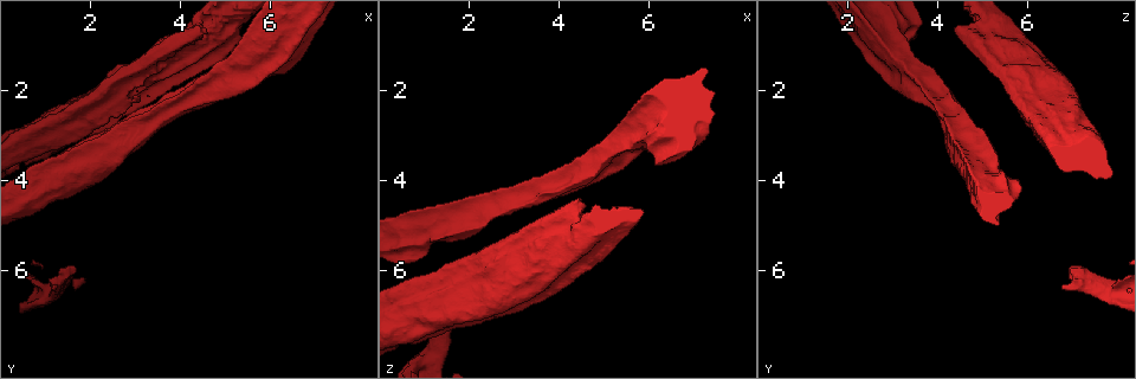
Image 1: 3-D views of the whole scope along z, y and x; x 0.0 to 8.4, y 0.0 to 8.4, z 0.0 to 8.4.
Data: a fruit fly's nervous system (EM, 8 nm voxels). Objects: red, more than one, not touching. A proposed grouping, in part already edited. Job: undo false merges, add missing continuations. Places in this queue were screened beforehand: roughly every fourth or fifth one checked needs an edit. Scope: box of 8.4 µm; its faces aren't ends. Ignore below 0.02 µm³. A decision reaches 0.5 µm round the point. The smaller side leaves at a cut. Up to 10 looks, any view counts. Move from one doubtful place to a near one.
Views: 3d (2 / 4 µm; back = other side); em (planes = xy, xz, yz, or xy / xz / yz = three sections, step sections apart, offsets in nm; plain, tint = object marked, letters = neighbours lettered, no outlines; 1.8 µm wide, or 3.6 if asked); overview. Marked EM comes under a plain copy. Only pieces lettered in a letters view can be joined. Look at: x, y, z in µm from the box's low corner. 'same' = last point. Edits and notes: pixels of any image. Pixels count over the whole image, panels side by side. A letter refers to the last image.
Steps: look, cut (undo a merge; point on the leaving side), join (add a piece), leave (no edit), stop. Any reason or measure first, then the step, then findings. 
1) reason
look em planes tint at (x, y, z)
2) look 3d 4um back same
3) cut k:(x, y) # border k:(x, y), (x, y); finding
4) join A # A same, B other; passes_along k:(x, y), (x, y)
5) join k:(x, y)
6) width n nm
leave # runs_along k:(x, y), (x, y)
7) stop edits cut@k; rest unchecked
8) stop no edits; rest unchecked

look em 3.6um planes tint at (0.70, 4.15, 5.25)

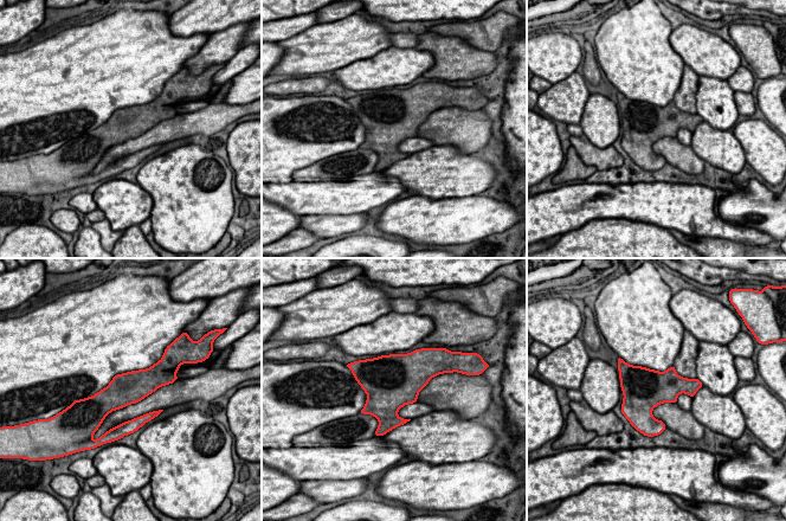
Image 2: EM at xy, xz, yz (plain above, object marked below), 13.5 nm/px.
see the neighbours
look em 3.6um planes letters same

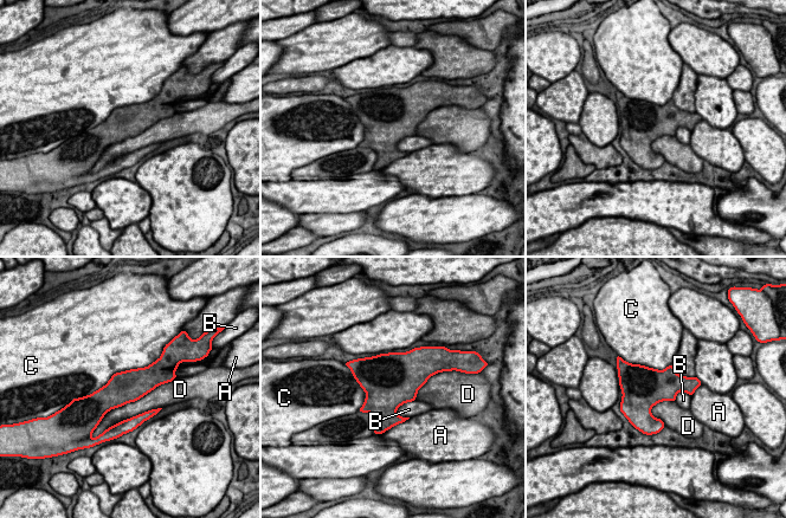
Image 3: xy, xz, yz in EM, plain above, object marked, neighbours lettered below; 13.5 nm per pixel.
leave # A other, B other, C other, D other; border 3:(168, 381), (111, 408), (101, 420); all the same neuron

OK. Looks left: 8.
look em xz step 16 tint at (1.20, 6.35, 6.75)

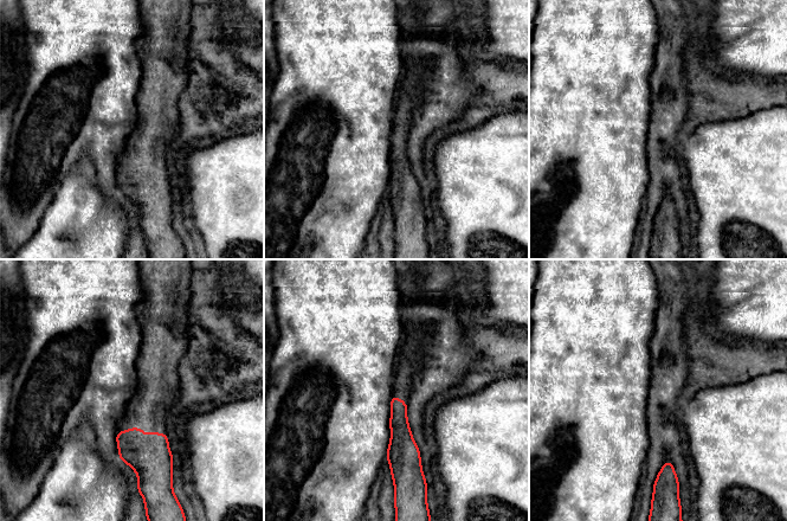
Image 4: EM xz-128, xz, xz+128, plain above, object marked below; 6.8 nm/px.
look em planes letters same

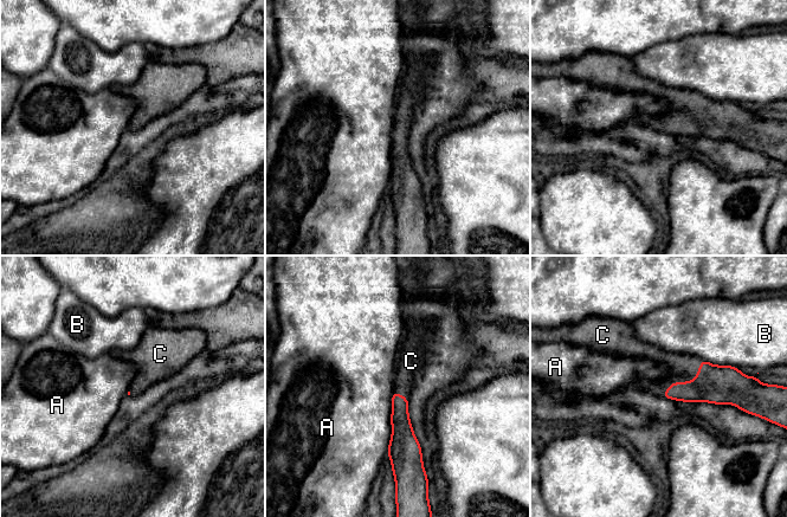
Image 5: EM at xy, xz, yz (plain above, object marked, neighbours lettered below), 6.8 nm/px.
join C # A other, B other, C same; passes_along 5:(717, 385), (685, 382), (682, 367); it goes on there

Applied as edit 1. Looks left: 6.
touches itself
look 3d 4um at (2.45, 2.85, 4.60)

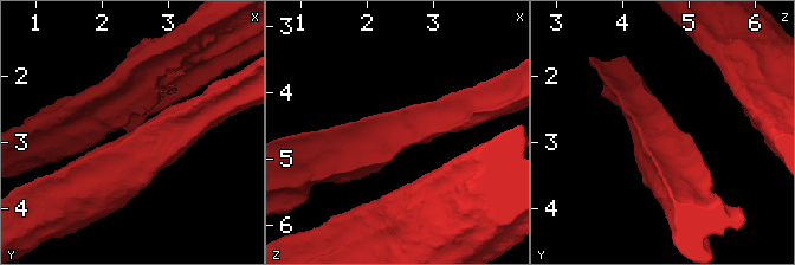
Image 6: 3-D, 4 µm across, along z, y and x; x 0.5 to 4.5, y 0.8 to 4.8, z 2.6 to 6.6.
need the tissue
look em planes tint at (2.45, 2.85, 4.60)

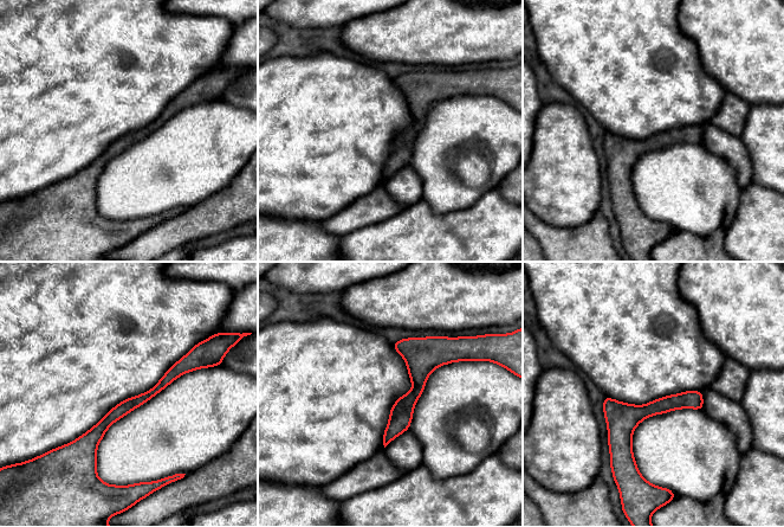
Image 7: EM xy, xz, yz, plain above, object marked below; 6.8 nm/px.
see the neighbours
look em planes letters same

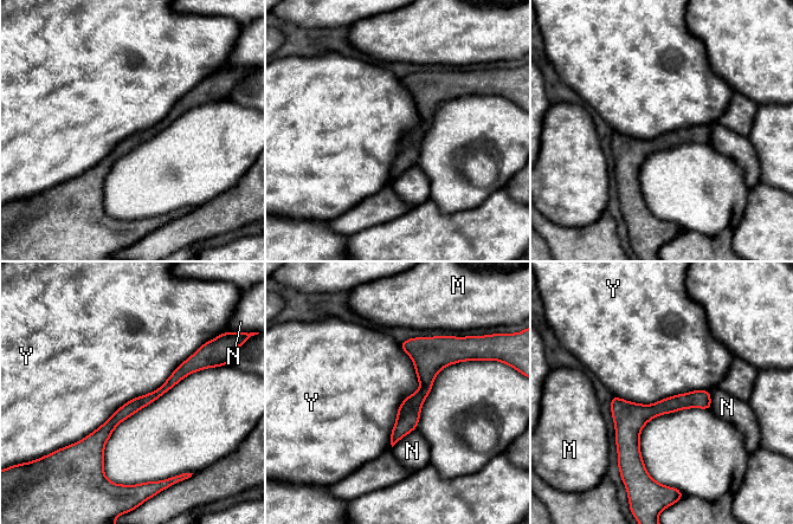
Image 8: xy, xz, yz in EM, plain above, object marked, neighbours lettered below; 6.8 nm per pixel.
width 90 nm
leave # M other, N other, Y other; runs_along 8:(194, 360), (92, 442), (82, 442); all the same neuron

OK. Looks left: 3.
abrupt turn
look em 3.6um planes letters at (5.95, 0.90, 2.80)

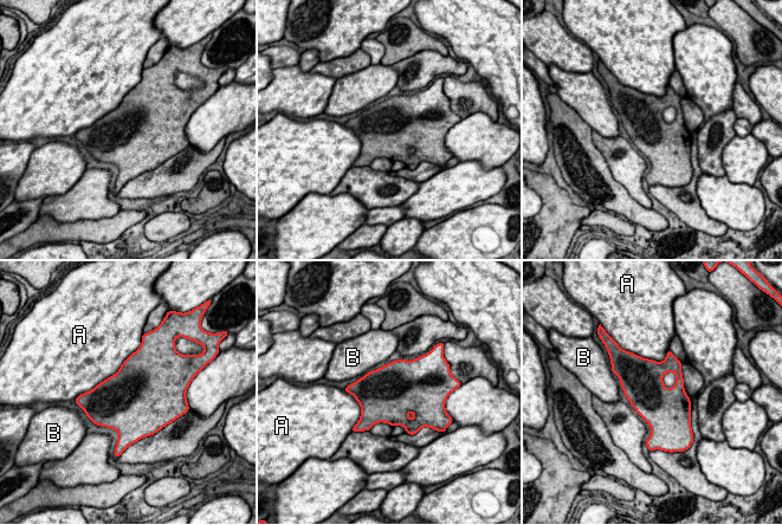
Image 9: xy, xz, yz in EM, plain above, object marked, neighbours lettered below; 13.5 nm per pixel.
longest_contact A 900 nm
leave # A other, B other; all the same neuron

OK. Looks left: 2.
stop edits join@5; rest unchecked

